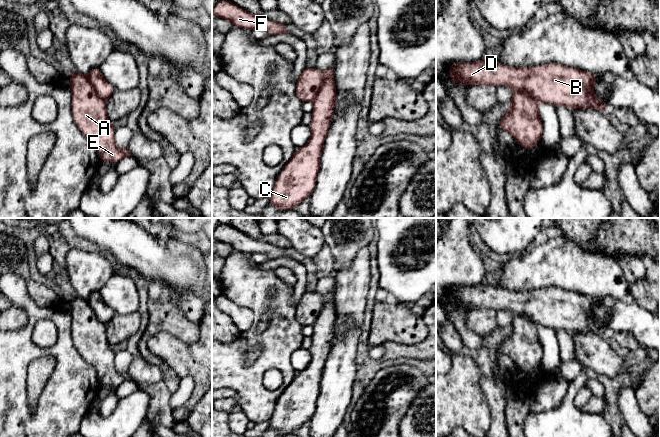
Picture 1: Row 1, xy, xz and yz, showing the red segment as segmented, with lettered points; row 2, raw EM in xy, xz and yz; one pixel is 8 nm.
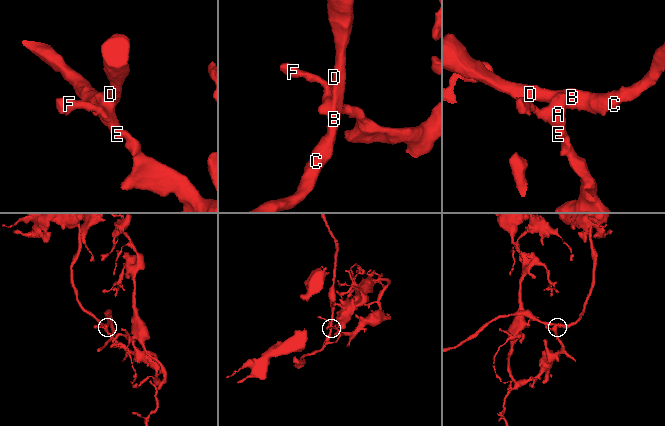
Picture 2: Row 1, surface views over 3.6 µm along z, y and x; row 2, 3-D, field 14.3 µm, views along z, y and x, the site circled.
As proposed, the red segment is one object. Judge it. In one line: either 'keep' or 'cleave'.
cleave

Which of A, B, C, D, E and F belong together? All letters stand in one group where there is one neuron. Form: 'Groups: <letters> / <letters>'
Groups: A E F / B C D

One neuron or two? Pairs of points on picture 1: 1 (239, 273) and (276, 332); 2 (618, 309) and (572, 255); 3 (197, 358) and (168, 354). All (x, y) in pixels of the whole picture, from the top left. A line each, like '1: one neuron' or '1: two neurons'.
1: one neuron
2: two neurons
3: one neuron

